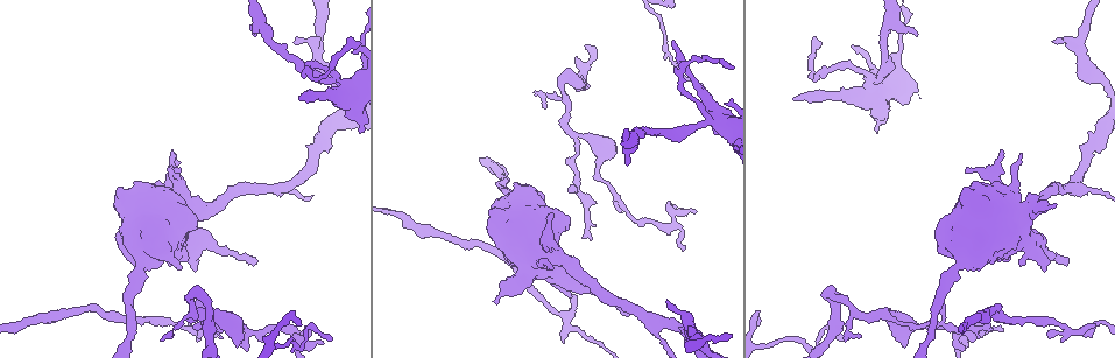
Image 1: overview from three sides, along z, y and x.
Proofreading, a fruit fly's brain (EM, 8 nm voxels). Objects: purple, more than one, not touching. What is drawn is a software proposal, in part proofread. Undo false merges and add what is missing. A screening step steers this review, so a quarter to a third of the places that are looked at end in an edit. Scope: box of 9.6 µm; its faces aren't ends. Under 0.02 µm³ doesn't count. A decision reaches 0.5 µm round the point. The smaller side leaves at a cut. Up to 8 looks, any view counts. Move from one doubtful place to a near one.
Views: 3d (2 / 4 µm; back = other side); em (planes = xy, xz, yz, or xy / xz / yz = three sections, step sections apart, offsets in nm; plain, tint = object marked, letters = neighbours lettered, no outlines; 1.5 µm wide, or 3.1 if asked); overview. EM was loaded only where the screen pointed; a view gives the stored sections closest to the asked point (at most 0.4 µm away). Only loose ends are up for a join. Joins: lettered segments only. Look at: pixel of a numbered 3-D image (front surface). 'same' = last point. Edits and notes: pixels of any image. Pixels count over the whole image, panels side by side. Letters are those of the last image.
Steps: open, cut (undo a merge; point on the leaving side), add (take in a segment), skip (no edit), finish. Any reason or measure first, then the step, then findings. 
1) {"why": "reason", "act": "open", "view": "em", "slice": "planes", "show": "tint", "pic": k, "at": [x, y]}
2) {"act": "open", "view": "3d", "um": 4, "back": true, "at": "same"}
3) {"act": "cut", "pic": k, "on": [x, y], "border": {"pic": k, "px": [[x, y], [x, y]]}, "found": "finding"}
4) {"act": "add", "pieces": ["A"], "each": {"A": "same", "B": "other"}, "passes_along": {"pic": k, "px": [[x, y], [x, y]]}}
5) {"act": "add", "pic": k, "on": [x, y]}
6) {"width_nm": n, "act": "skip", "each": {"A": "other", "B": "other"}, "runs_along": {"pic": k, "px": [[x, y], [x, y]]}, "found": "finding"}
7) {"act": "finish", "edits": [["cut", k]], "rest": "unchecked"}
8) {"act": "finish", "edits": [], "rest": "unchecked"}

{"act": "open", "view": "3d", "um": 2, "pic": 1, "at": [329, 338]}

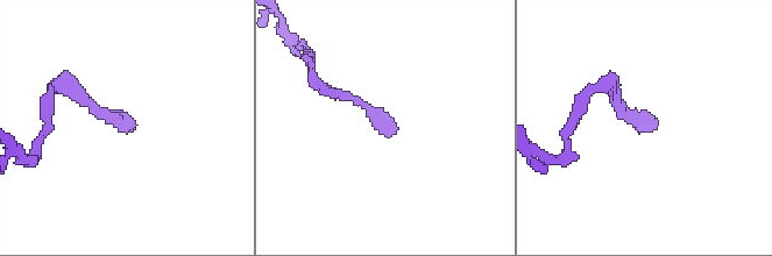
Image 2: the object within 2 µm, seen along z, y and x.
{"why": "need the tissue", "act": "open", "view": "em", "slice": "xz", "step": 8, "show": "letters", "pic": 2, "at": [390, 135]}

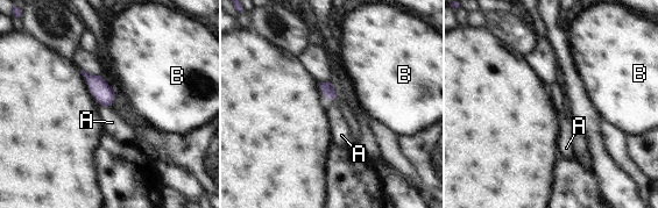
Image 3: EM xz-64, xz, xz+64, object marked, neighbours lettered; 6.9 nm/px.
{"act": "skip", "each": {"A": "other", "B": "other"}, "border": {"pic": 3, "px": [[101, 105], [110, 107]]}, "found": "none of them fits"}

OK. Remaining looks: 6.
{"why": "an open end", "act": "open", "view": "3d", "um": 4, "pic": 1, "at": [684, 249]}

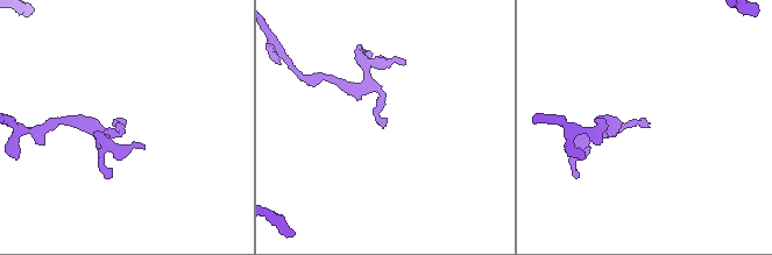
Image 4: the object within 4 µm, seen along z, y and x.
{"why": "shape alone is not enough", "act": "open", "view": "em", "slice": "planes", "show": "letters", "pic": 4, "at": [124, 123]}

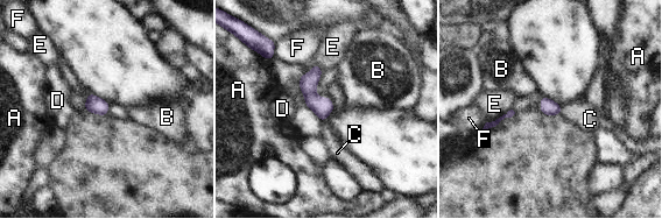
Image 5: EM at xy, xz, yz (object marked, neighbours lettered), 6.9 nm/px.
{"width_nm": 110, "act": "add", "pieces": ["C"], "each": {"A": "other", "B": "other", "C": "same", "D": "other", "E": "other", "F": "other"}, "passes_along": {"pic": 5, "px": [[548, 107], [560, 111], [590, 119]]}, "found": "the neuron continues"}

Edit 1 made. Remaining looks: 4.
{"act": "open", "view": "3d", "um": 4, "pic": 1, "at": [1043, 271]}

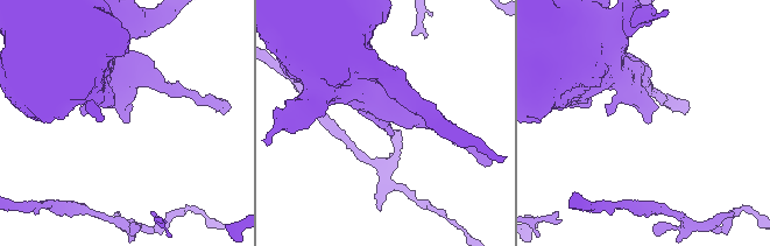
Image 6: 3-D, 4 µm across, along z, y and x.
{"act": "open", "view": "em", "slice": "xz", "step": 4, "show": "tint", "pic": 6, "at": [645, 122]}

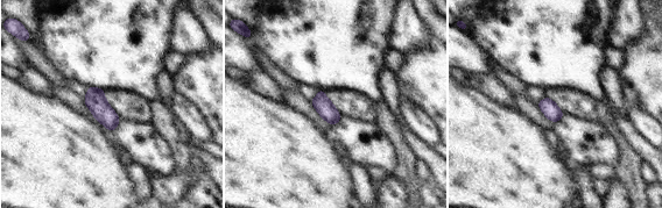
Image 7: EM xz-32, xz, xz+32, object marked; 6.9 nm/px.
{"act": "open", "view": "em", "slice": "planes", "show": "letters", "at": "same"}

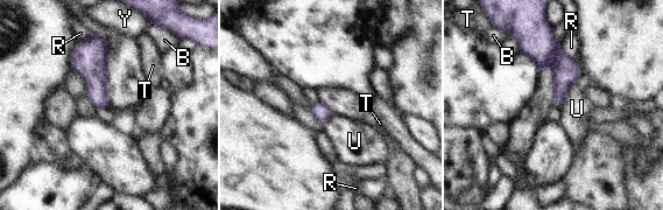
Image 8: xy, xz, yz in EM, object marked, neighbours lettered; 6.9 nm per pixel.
{"act": "skip", "each": {"B": "other", "R": "other", "T": "other", "U": "other", "Y": "other"}, "border": {"pic": 8, "px": [[573, 83], [565, 104], [561, 109]]}, "found": "no lettered segment goes on from it"}

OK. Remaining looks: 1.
{"act": "finish", "edits": [["add", 5]], "rest": "unchecked"}

